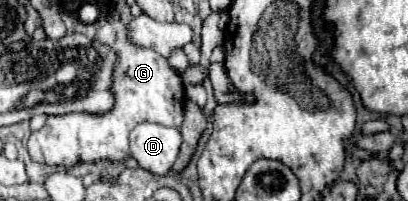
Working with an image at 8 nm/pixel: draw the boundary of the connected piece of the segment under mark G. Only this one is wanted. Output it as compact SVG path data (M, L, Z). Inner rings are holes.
M107 22L95 38L119 52L119 64L115 68L115 108L107 116L83 116L77 112L71 116L49 116L45 126L29 136L27 150L33 162L65 168L81 162L123 162L129 156L129 130L137 124L155 122L175 128L181 126L185 88L181 76L169 62L155 50L133 44L123 22Z

